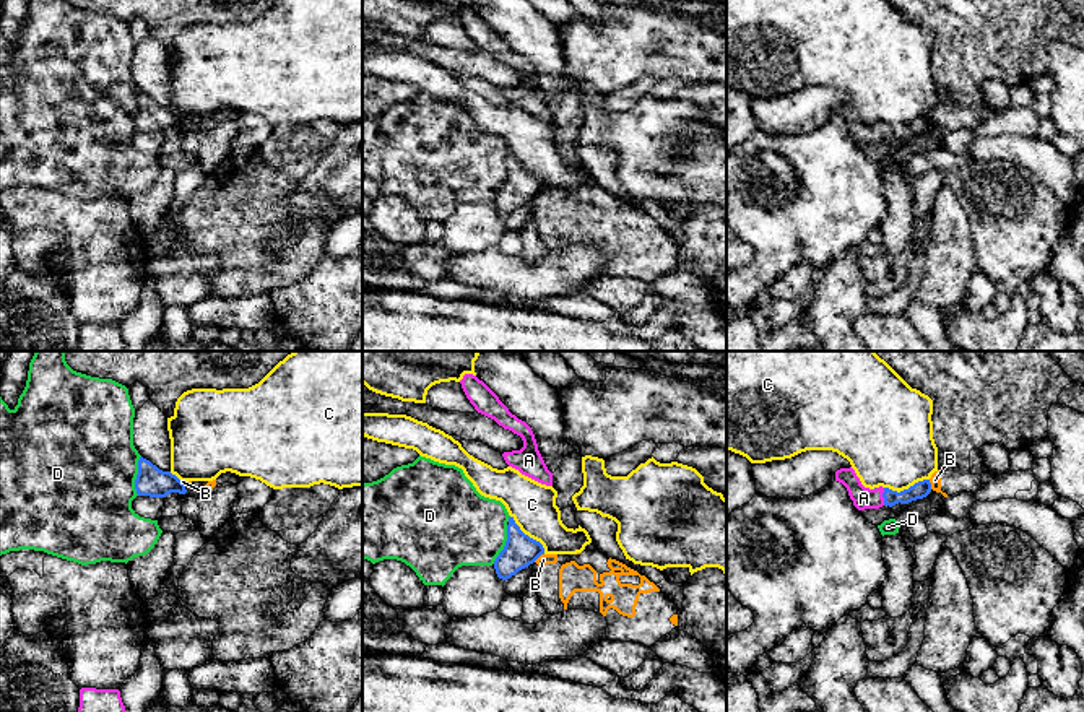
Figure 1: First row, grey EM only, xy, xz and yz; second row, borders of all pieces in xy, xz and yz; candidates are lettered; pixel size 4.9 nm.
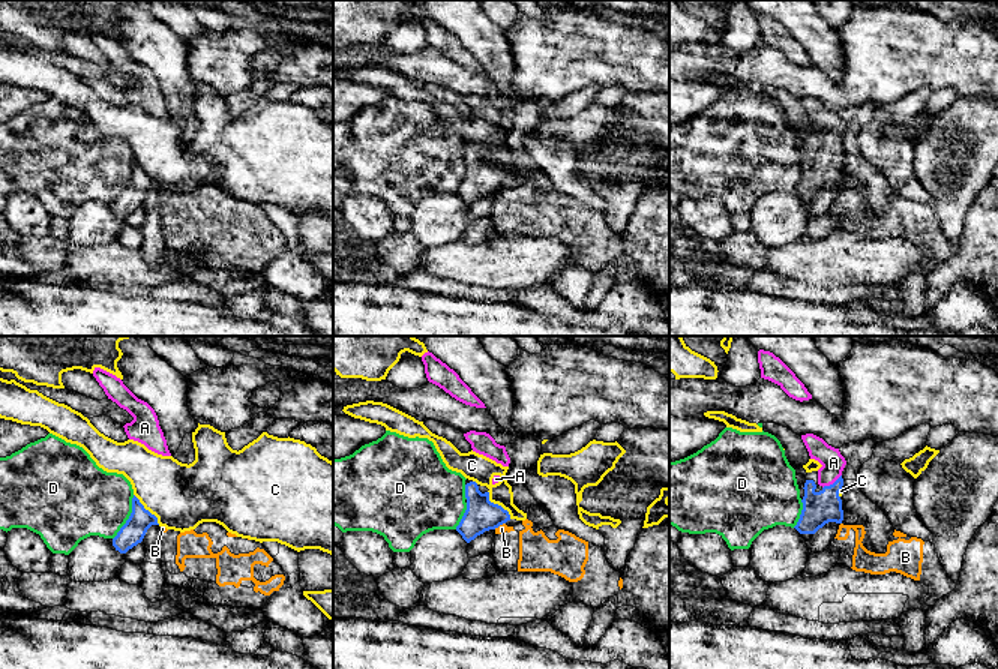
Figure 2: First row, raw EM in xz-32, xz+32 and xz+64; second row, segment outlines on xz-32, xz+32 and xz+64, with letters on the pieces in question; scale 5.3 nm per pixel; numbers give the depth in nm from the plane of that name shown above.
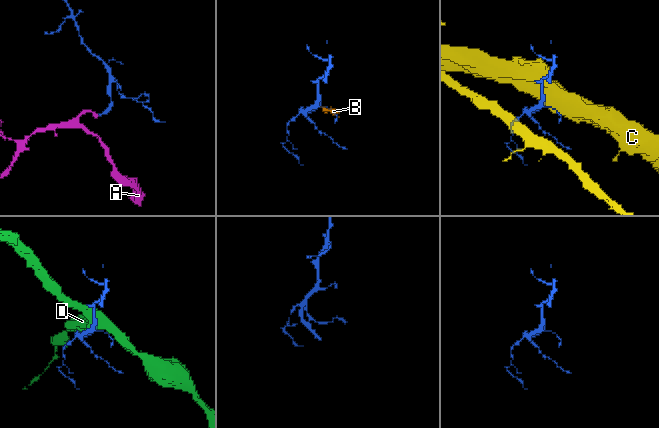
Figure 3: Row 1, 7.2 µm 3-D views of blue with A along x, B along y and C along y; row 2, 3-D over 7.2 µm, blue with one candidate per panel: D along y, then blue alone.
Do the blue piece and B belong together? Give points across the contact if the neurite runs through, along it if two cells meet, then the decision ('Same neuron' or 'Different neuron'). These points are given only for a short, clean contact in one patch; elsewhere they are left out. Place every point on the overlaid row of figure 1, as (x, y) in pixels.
Boundary: xz (543, 553), (533, 561). Different neuron

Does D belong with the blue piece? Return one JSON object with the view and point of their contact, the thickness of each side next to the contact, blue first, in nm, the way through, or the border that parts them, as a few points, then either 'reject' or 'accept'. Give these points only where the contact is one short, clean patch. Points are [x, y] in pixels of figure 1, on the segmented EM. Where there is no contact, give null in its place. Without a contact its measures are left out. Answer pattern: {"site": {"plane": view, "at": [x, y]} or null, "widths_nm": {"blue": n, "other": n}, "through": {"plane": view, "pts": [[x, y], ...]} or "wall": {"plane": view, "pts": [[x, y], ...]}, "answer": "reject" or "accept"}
{"site": {"plane": "xy", "at": [137, 475]}, "widths_nm": {"blue": 150, "other": 480}, "answer": "reject"}

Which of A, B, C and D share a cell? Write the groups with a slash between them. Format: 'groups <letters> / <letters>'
groups A / B / C / D

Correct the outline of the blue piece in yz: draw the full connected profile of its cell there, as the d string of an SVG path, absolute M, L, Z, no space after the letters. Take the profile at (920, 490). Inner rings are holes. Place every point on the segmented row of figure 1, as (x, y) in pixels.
M852 467L837 470L835 481L842 483L847 488L848 496L858 510L879 509L882 506L889 506L892 512L897 514L907 507L915 506L931 491L930 480L918 481L900 493L882 486L869 489L861 484L860 478L856 476Z

